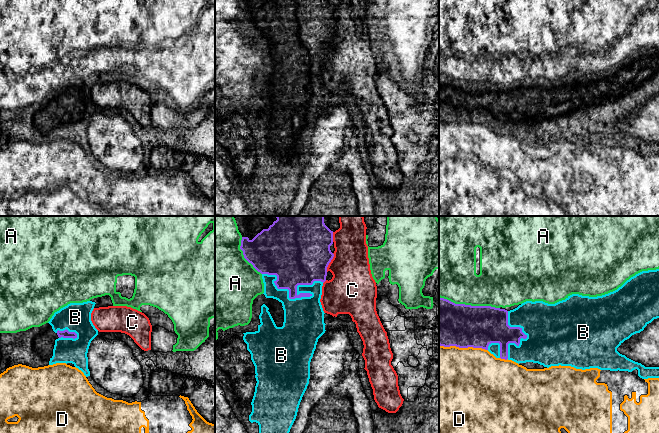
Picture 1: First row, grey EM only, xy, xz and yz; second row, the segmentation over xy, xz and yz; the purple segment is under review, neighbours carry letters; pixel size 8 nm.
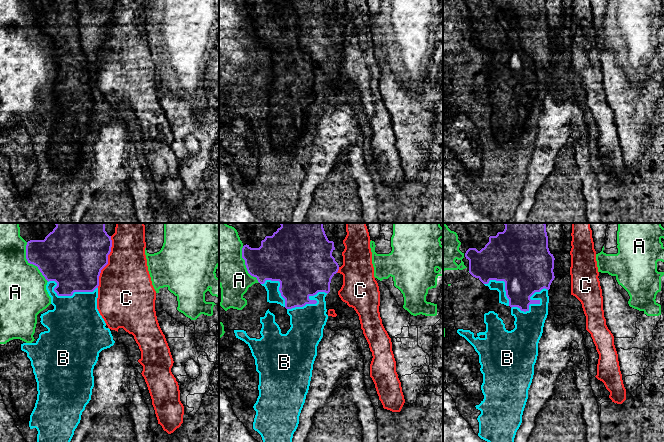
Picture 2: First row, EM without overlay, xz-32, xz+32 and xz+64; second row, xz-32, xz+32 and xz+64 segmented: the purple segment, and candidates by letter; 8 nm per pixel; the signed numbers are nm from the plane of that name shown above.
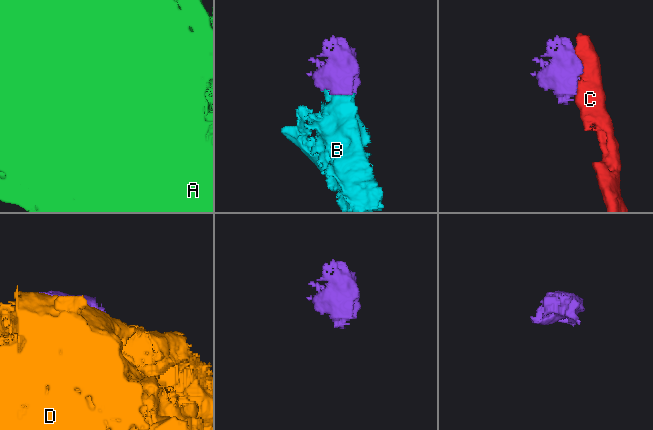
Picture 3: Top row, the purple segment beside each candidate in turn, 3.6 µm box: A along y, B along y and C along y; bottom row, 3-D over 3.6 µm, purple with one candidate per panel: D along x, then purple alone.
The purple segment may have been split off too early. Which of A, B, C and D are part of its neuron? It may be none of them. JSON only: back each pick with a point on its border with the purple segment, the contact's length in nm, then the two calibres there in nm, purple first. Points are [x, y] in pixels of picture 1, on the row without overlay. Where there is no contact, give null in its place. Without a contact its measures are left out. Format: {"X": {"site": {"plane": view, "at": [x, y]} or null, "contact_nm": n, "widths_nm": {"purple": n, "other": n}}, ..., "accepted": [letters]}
{"B": {"site": {"plane": "xz", "at": [302, 72]}, "contact_nm": 500, "widths_nm": {"purple": 320, "other": 320}}, "accepted": ["B"]}

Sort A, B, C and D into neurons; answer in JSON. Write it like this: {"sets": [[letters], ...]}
{"sets": [["A"], ["B"], ["C"], ["D"]]}

